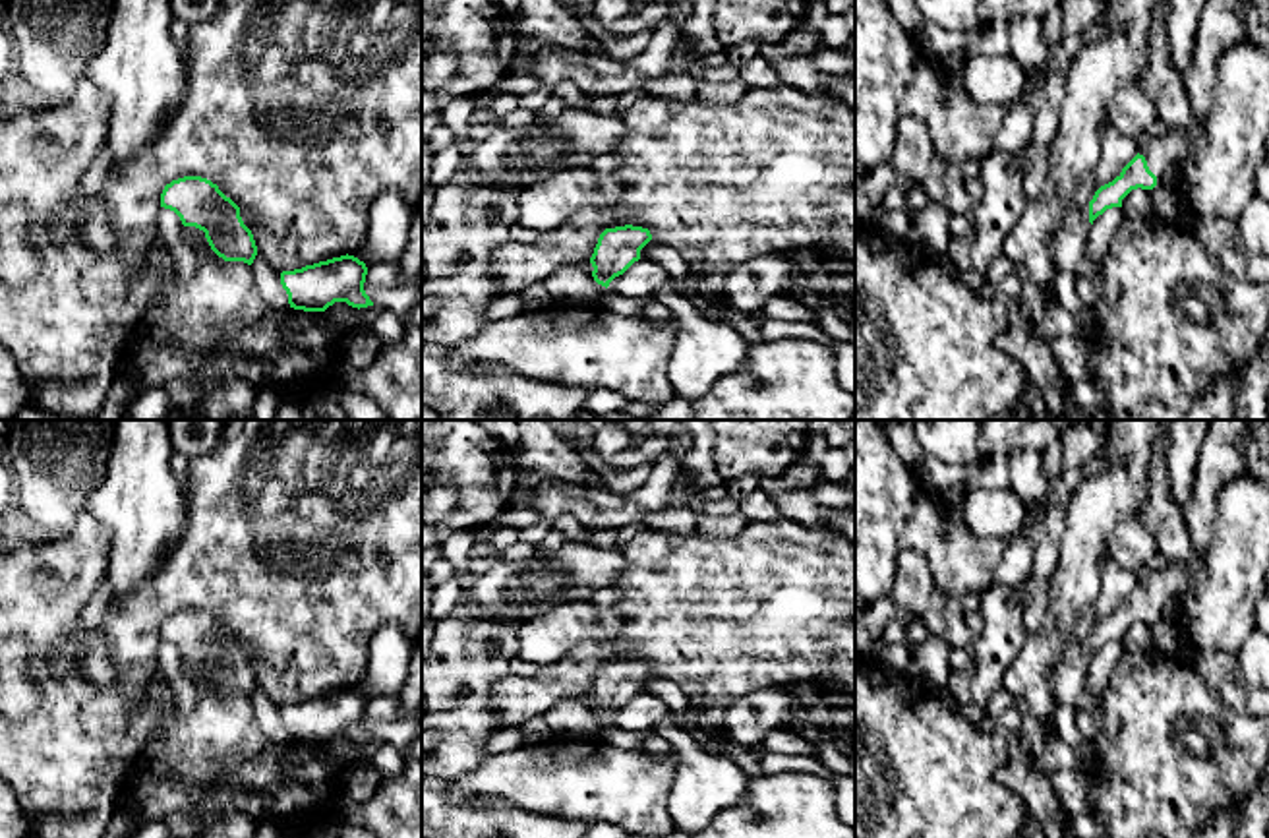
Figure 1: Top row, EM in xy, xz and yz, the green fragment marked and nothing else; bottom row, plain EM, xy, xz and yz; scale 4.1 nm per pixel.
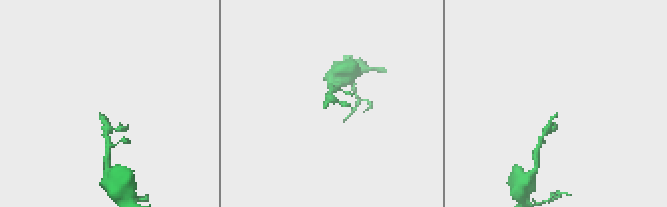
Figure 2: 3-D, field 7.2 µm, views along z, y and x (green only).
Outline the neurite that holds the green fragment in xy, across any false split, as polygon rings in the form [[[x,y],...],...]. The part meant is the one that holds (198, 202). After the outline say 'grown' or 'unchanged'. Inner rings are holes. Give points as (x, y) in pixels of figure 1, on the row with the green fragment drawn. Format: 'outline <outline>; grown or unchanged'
outline [[[184,176],[164,186],[161,207],[174,211],[184,226],[205,232],[211,250],[224,261],[253,263],[257,246],[240,217],[240,207],[217,184]]]; unchanged

